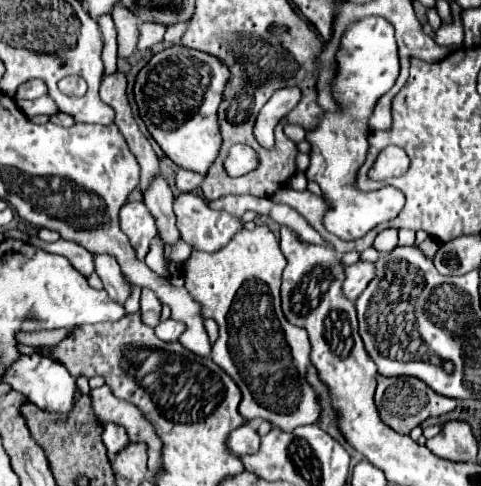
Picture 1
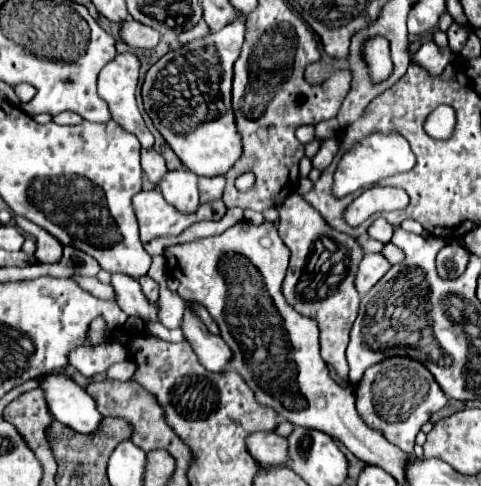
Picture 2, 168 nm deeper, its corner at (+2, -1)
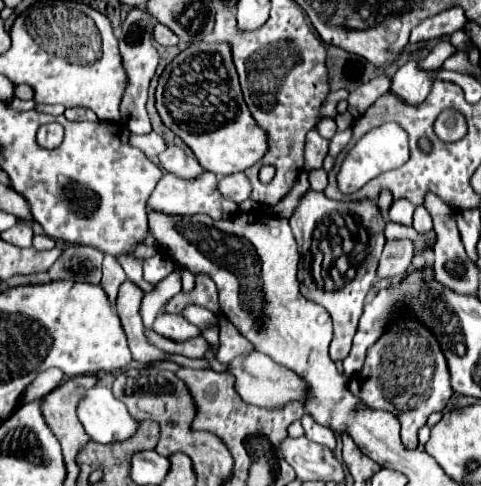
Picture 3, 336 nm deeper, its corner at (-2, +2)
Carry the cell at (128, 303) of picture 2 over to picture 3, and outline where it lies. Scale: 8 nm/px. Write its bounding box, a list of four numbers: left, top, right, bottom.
[152,313,202,343]

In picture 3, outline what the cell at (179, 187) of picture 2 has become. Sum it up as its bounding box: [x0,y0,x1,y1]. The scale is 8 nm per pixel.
[158,145,202,177]

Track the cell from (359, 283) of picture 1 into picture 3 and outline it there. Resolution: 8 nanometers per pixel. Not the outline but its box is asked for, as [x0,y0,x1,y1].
[378,239,416,277]

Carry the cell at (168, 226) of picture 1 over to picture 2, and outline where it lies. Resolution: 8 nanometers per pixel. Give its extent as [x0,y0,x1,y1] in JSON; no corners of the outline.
[142,150,168,190]

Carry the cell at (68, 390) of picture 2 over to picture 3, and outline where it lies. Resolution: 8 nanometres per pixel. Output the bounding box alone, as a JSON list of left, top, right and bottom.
[78,385,138,443]

